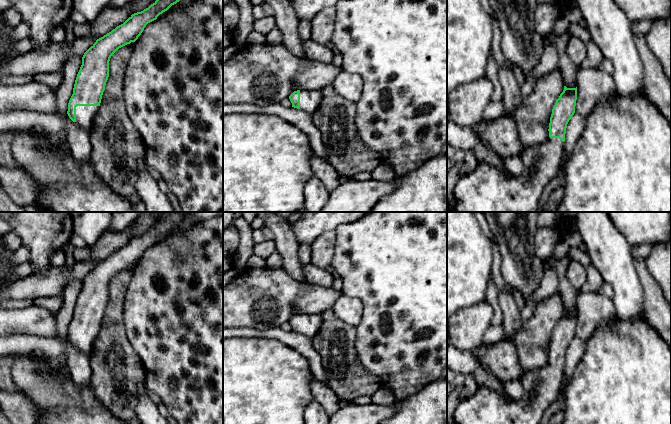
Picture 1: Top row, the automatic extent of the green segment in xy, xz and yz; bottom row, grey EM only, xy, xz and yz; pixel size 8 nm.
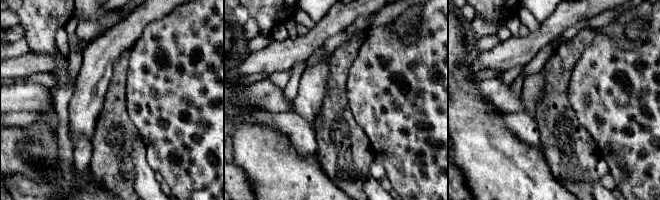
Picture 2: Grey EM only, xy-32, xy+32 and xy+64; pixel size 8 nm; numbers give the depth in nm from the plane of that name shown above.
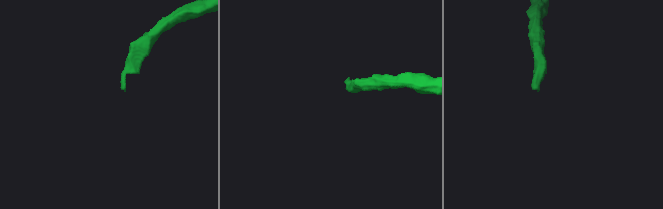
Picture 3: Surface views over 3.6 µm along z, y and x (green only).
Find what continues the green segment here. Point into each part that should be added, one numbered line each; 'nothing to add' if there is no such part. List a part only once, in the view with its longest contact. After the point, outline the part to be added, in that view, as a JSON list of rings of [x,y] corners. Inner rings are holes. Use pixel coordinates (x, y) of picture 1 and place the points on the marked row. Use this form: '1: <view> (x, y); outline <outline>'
1: xy (84, 114); outline [[[77,106],[76,124],[79,128],[91,131],[93,119],[99,109],[99,106]]]

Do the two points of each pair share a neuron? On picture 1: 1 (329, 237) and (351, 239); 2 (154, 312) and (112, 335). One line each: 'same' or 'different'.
1: different
2: different

